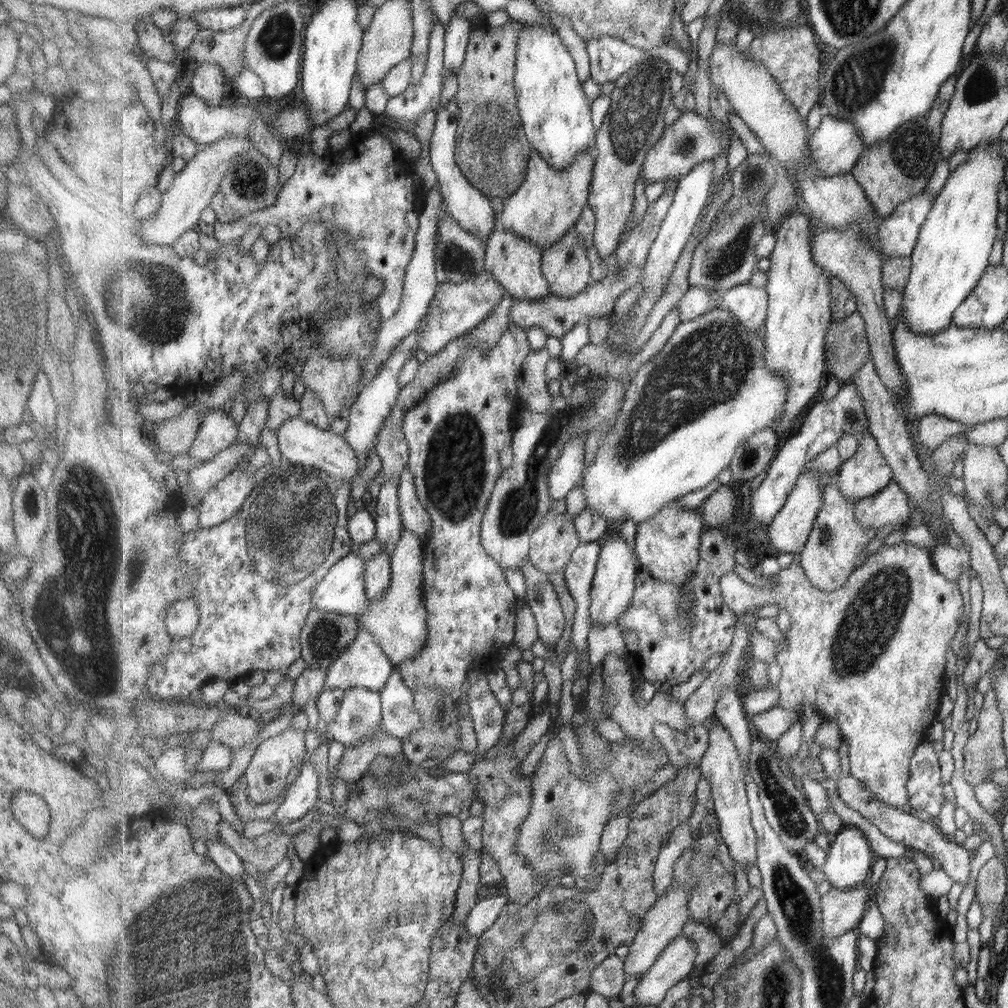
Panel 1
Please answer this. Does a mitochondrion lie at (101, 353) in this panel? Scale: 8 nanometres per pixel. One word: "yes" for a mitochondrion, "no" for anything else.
no

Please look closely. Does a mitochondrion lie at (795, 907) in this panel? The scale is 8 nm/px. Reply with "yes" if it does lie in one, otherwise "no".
yes

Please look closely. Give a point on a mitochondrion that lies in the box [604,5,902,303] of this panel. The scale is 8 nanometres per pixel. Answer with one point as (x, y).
(856, 81)

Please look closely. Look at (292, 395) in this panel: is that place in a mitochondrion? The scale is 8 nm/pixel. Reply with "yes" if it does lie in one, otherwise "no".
no

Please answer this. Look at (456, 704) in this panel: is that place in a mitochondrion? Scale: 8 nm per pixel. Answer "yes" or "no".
no

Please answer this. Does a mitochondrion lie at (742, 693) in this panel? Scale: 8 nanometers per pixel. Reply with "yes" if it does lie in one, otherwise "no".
no

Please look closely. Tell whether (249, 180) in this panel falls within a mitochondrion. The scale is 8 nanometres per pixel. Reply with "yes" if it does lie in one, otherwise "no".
yes

